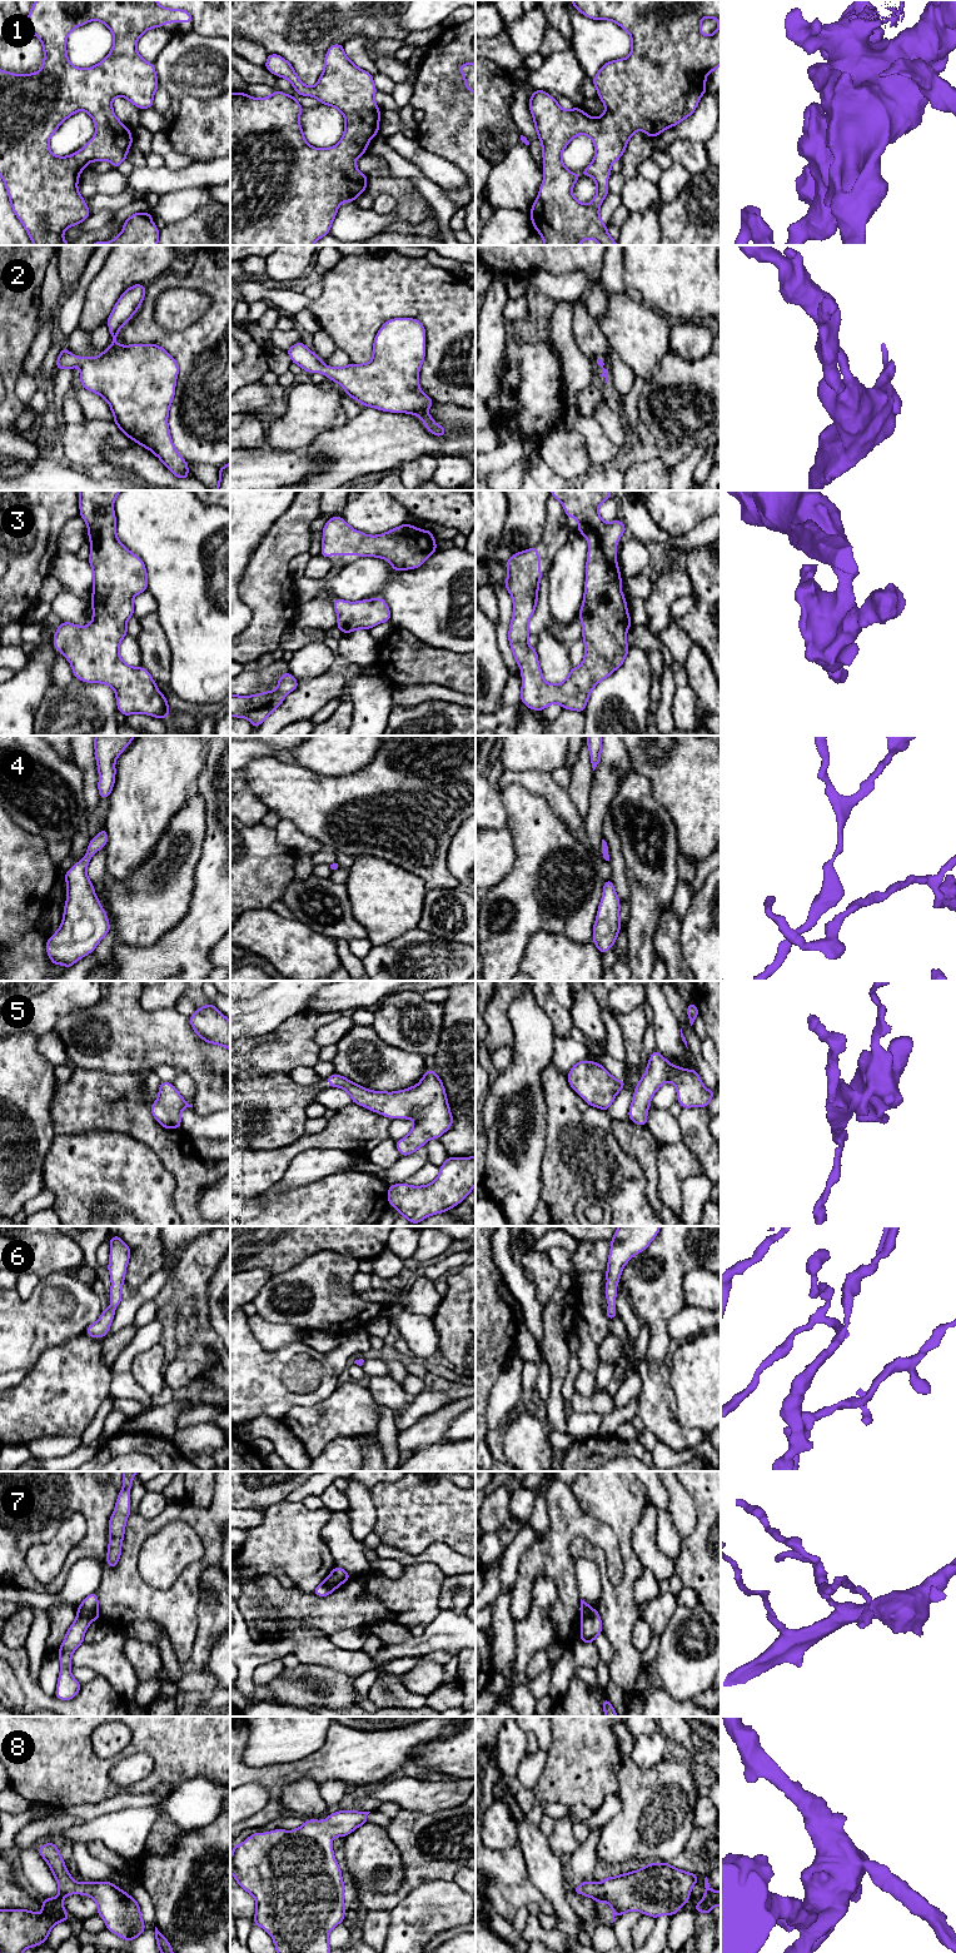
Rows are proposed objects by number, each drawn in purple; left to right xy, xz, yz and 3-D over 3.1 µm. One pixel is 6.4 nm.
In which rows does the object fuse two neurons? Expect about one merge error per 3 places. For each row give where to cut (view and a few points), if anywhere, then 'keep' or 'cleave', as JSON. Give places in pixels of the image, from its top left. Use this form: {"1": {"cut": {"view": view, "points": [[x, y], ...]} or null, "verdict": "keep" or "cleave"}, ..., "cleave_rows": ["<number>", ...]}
{"1": {"cut": null, "verdict": "keep"}, "2": {"cut": null, "verdict": "keep"}, "3": {"cut": null, "verdict": "keep"}, "4": {"cut": null, "verdict": "keep"}, "5": {"cut": null, "verdict": "keep"}, "6": {"cut": null, "verdict": "keep"}, "7": {"cut": {"view": "xy", "points": [[78, 1613], [91, 1620]]}, "verdict": "cleave"}, "8": {"cut": null, "verdict": "keep"}, "cleave_rows": ["7"]}

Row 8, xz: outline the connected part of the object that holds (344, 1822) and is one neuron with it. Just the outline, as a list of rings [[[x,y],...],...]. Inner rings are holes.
[[[340,1810],[328,1815],[325,1820],[308,1819],[290,1833],[284,1829],[268,1833],[254,1833],[240,1845],[234,1845],[230,1858],[230,1873],[243,1889],[257,1902],[254,1924],[265,1929],[273,1938],[277,1953],[329,1953],[329,1932],[344,1920],[344,1883],[342,1870],[334,1858],[332,1840],[347,1837],[354,1829],[367,1824],[370,1812]]]

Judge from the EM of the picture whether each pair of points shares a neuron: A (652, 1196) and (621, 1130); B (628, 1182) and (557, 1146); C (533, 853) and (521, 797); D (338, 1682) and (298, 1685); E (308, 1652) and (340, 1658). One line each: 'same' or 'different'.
A: same
B: same
C: same
D: same
E: same

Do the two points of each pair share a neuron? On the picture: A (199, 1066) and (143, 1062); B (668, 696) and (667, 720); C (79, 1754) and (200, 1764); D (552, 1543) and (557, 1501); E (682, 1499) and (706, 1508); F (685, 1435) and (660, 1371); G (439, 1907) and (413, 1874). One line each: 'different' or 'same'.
A: same
B: same
C: same
D: same
E: different
F: same
G: different

